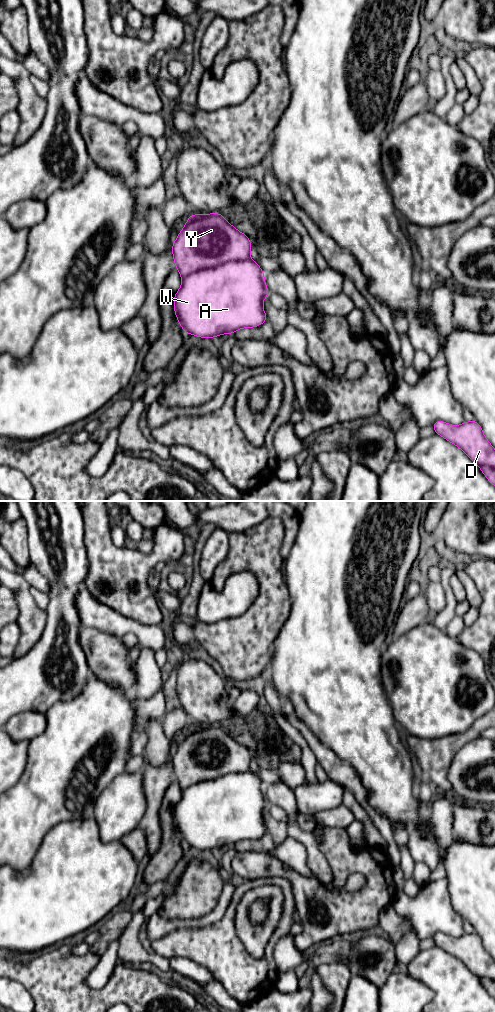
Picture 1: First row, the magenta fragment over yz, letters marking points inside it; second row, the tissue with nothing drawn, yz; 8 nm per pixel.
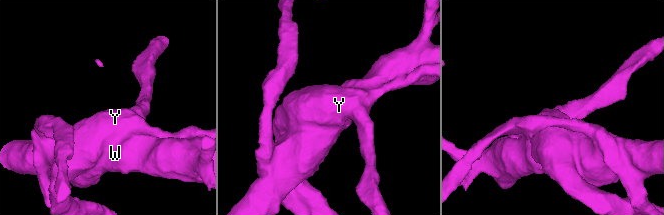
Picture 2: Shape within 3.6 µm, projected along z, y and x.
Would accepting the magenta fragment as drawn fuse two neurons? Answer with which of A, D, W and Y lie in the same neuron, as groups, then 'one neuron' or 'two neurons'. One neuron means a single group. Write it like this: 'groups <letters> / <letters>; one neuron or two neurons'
groups A W / D Y; two neurons

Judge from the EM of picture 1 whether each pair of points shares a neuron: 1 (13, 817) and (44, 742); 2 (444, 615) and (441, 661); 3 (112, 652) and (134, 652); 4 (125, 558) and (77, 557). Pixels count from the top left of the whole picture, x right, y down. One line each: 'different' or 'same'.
1: same
2: different
3: different
4: different

